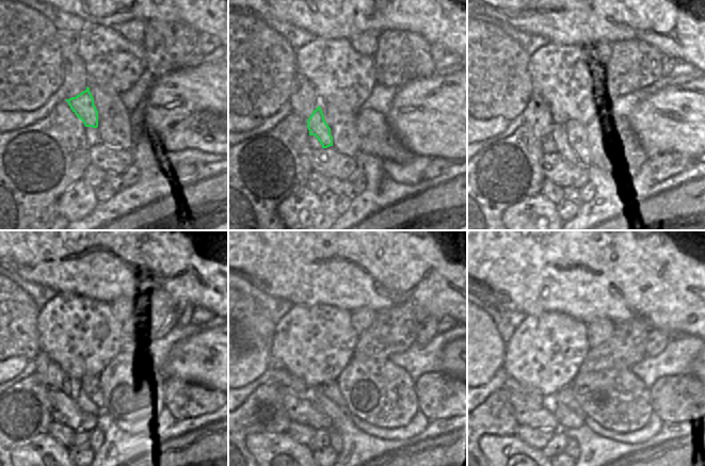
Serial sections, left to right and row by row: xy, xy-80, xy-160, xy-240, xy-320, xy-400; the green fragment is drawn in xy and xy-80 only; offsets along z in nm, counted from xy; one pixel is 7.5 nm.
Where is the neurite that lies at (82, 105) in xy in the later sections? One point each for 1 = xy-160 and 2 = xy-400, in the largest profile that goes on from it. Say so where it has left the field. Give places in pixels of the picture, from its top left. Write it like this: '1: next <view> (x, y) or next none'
1: next xy-160 (559, 133)
2: next xy-400 (566, 419)

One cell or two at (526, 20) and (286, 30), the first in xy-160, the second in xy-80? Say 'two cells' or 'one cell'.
two cells

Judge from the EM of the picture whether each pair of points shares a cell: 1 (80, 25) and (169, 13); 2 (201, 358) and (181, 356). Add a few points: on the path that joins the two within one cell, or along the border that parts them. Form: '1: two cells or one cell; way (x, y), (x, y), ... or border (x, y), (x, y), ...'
1: two cells; border (65, 12), (81, 17), (90, 26)
2: one cell; way (196, 358), (186, 358)

